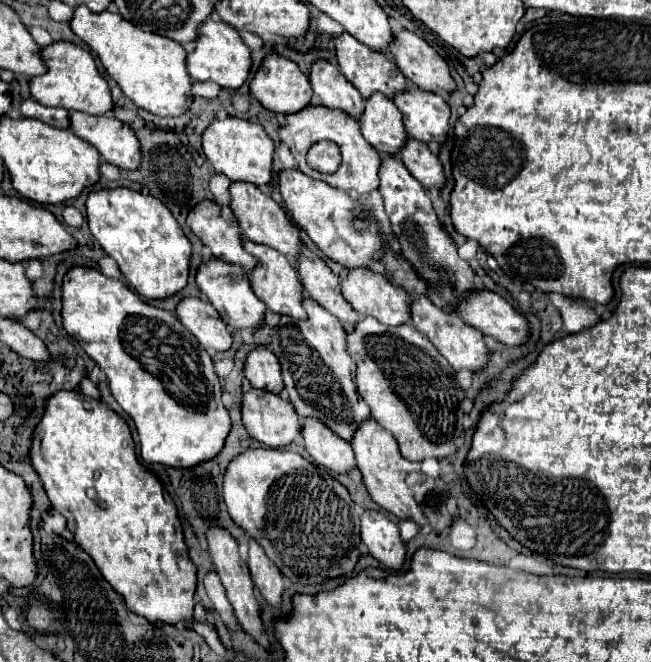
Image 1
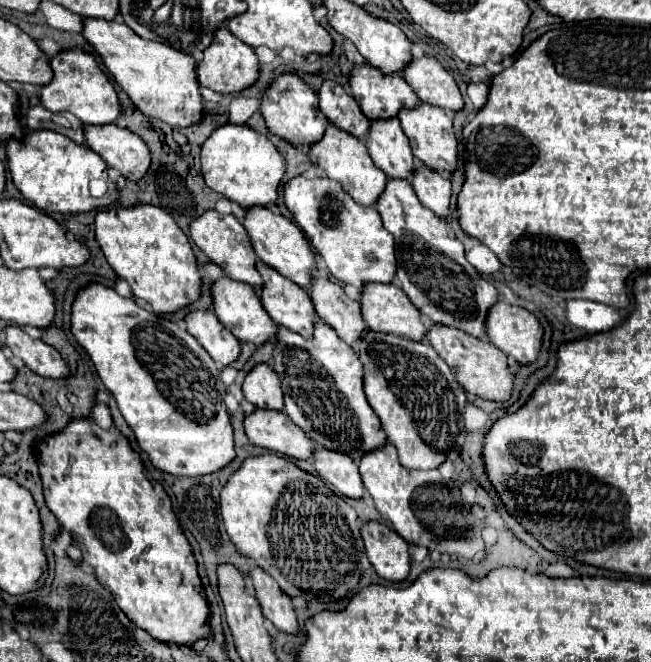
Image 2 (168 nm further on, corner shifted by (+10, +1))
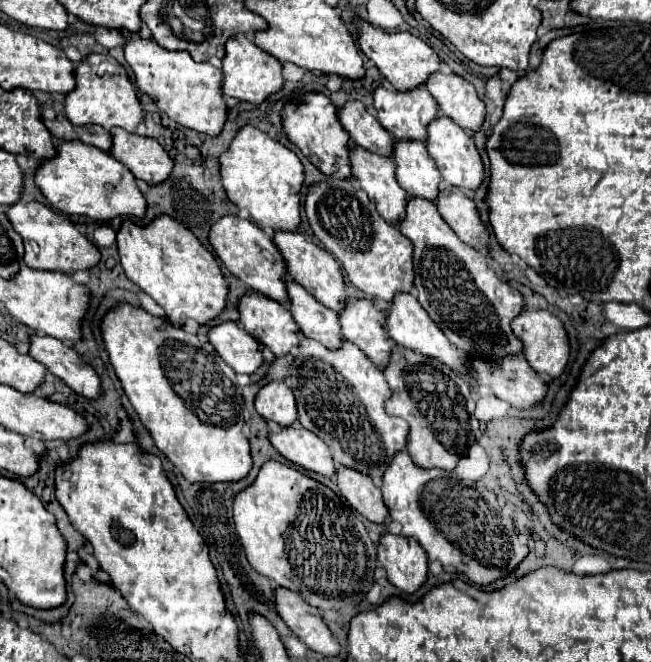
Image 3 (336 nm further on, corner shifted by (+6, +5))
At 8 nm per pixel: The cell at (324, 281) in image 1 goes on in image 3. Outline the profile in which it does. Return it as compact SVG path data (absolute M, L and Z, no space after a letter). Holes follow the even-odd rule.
M350 298L340 312L340 324L346 340L356 344L380 370L386 368L396 344L384 328L384 312L376 310L370 300Z

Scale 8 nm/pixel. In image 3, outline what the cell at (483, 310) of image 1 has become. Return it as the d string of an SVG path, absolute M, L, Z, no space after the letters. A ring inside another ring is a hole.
M524 310L514 322L512 322L512 330L514 334L522 340L524 344L524 358L530 362L530 366L546 376L558 378L568 360L570 360L570 340L568 340L568 332L564 328L564 324L560 322L560 318L556 318L554 314L546 312L546 310Z

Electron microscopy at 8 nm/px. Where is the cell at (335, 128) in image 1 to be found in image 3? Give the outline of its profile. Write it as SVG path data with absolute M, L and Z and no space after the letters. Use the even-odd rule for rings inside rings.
M362 148L350 152L354 164L354 180L376 204L380 216L388 224L398 224L406 216L408 198L396 182L396 162L378 154L366 154Z

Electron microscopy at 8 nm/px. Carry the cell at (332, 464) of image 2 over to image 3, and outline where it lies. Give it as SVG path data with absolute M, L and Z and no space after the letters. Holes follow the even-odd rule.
M340 468L336 472L336 484L346 498L346 502L374 524L384 524L388 518L388 508L382 498L382 490L374 486L372 478L358 474L350 468Z

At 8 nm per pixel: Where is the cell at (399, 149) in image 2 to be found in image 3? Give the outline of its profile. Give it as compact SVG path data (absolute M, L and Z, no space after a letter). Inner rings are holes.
M398 142L394 146L396 178L410 198L424 198L436 204L442 176L422 142Z

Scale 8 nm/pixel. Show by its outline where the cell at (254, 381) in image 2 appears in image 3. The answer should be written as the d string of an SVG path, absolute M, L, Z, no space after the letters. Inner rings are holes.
M270 382L264 386L256 396L256 410L260 416L280 426L292 426L298 420L294 394L284 382Z

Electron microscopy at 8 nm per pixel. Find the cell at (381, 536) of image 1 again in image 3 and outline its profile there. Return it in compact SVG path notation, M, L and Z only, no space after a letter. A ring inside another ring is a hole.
M384 534L378 544L378 562L384 566L388 580L406 594L414 594L428 578L428 558L422 546L414 538Z

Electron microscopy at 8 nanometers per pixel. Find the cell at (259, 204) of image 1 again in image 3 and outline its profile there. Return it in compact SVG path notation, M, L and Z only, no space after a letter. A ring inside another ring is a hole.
M278 230L278 232L274 232L274 242L282 250L282 256L286 258L286 264L288 264L288 274L294 282L304 286L314 298L318 298L320 304L324 304L326 308L330 308L334 312L340 312L346 306L346 300L350 296L346 292L342 268L324 248L308 242L300 232Z

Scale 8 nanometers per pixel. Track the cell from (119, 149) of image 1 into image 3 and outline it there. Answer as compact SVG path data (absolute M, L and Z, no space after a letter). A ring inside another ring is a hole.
M126 130L112 132L114 146L110 152L114 158L118 158L118 162L128 166L138 180L144 180L152 186L166 182L174 168L174 160L154 138L126 134Z

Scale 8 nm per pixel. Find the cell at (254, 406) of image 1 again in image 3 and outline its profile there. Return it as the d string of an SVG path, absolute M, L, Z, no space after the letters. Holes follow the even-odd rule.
M300 426L282 428L278 434L270 434L272 446L292 464L332 478L336 474L336 466L330 454L330 448L308 430Z

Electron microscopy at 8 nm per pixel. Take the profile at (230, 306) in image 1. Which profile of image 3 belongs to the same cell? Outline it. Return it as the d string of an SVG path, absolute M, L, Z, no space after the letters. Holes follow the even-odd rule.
M246 294L240 298L240 324L242 328L254 336L260 344L268 346L276 358L280 356L286 356L292 348L298 346L298 332L300 332L300 326L294 322L290 310L286 306L282 306L280 302L274 302L270 298L266 298L264 294Z

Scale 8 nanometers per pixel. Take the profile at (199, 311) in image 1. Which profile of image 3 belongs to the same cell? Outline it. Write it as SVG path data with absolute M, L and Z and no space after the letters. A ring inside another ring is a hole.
M236 322L214 326L208 332L208 338L220 358L238 374L254 374L264 362L260 342L246 334L246 330L240 328Z

